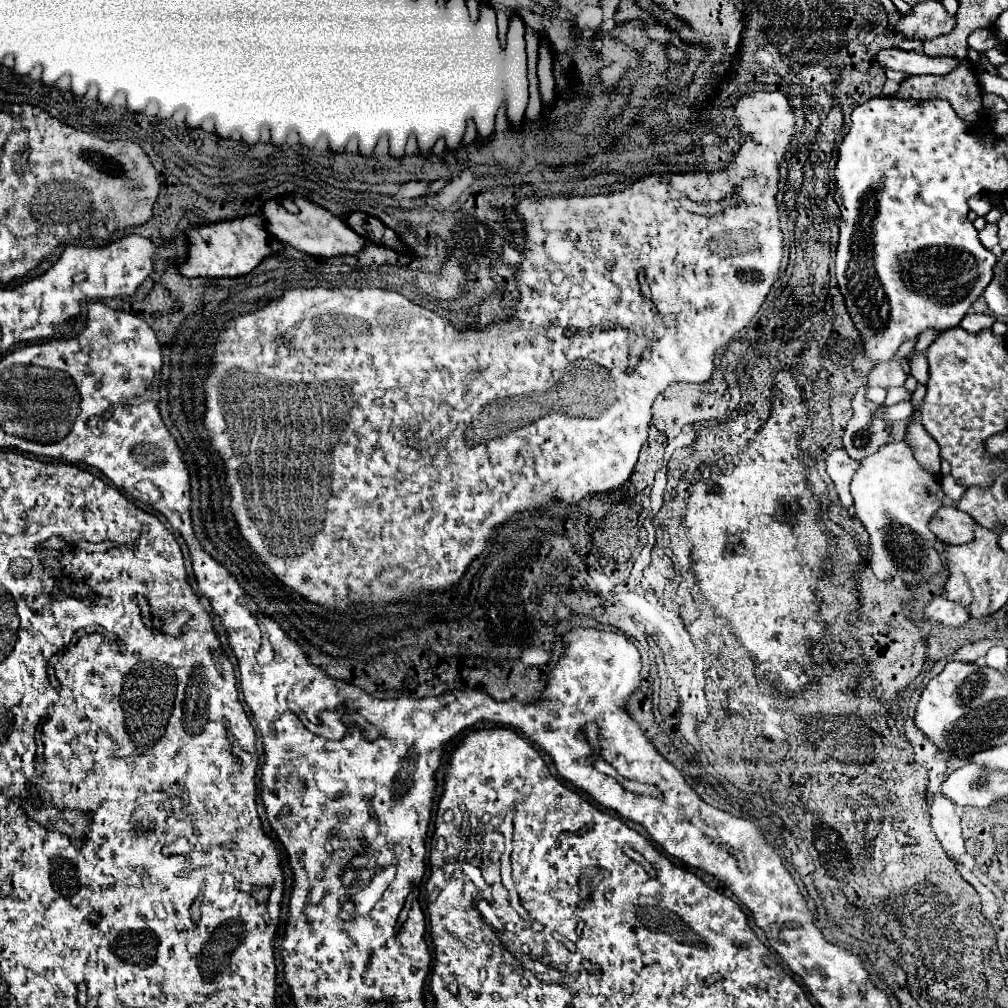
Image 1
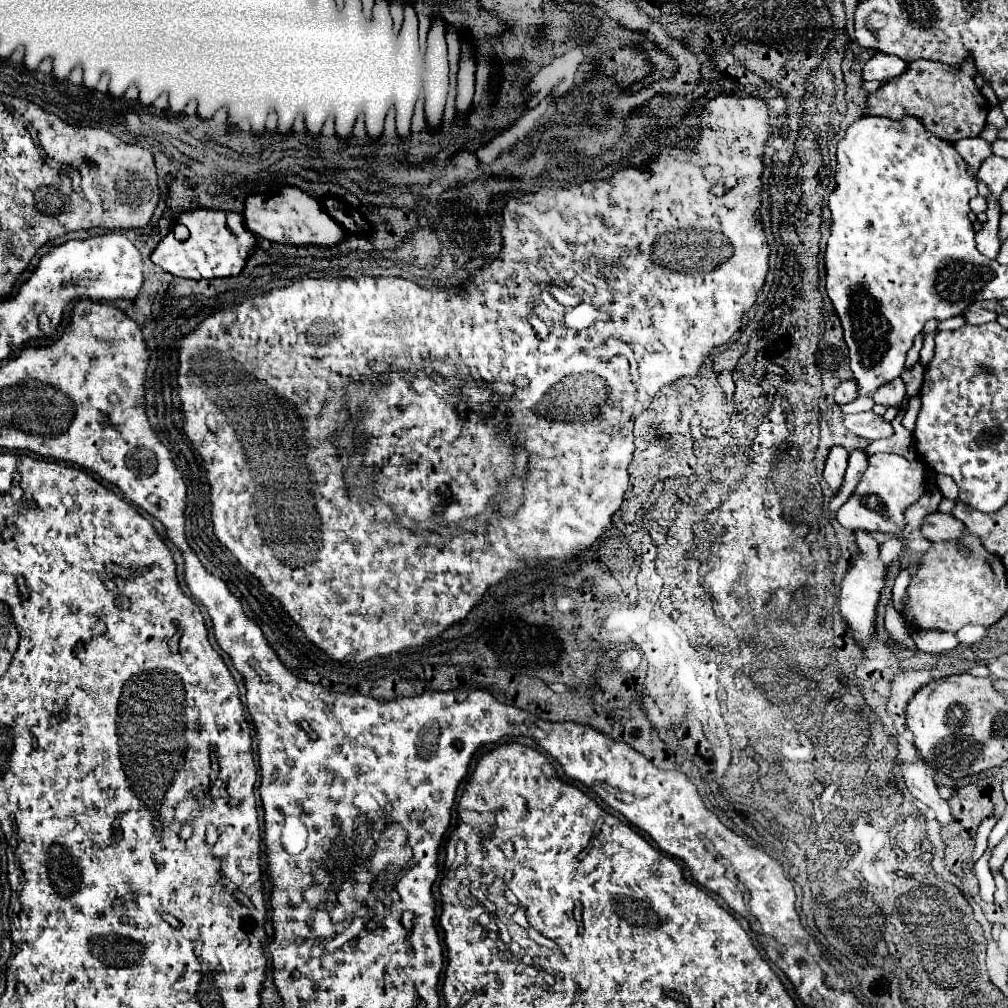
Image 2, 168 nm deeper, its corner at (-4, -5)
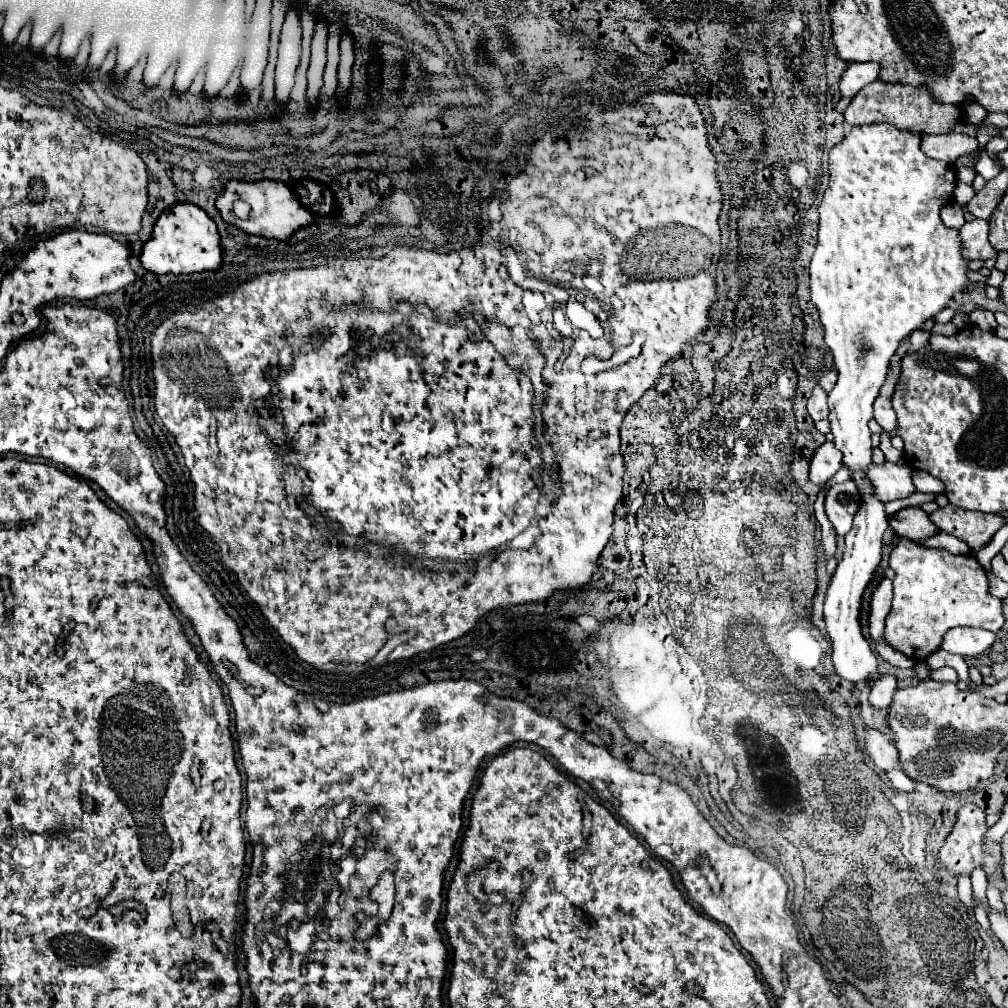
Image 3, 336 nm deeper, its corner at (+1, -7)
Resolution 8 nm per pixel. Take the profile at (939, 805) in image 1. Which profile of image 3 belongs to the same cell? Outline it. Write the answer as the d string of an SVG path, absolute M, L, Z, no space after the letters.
M874 729L866 731L866 753L870 755L870 759L876 763L876 767L880 767L882 771L892 771L892 769L902 769L900 767L900 759L898 759L898 751L894 745L890 745L886 741L886 737Z

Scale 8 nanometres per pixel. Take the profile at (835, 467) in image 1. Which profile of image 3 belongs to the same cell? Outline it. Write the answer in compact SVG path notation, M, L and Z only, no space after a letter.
M826 441L824 445L820 445L810 461L810 479L812 483L816 483L818 487L824 487L826 481L842 467L842 455L840 451L834 447L834 443Z

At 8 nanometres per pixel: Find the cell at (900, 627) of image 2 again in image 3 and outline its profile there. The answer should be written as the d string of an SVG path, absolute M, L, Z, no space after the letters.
M884 577L876 587L876 591L872 593L872 603L870 603L870 637L876 643L886 643L884 629L890 605L892 605L892 581Z

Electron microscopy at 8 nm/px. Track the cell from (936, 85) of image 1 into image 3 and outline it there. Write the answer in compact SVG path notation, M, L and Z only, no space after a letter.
M876 79L868 87L864 87L852 103L844 111L848 125L866 125L866 123L892 123L902 131L910 131L914 135L940 135L952 133L956 123L964 123L964 115L960 105L936 103L928 87L912 87L904 83L884 83Z

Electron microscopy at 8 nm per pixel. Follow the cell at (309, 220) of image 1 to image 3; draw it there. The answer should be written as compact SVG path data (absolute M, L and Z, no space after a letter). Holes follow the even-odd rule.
M230 181L222 193L222 197L218 197L216 207L222 215L222 219L230 225L236 225L238 229L246 231L246 233L254 233L254 235L262 235L268 239L278 239L278 241L286 241L292 237L292 233L296 233L302 227L312 225L312 213L300 205L300 201L296 199L296 195L292 193L292 189L288 185L284 185L282 181L254 181L254 183L244 183L244 181ZM234 195L246 203L250 203L252 207L252 215L248 221L242 221L236 213L234 213Z

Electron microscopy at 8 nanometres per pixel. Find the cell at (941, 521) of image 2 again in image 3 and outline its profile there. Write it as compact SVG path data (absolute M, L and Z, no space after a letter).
M906 507L900 509L890 525L894 527L896 535L900 537L908 537L912 541L924 541L928 537L934 537L936 533L940 533L940 529L932 523L930 515L926 511L922 511L920 507Z

